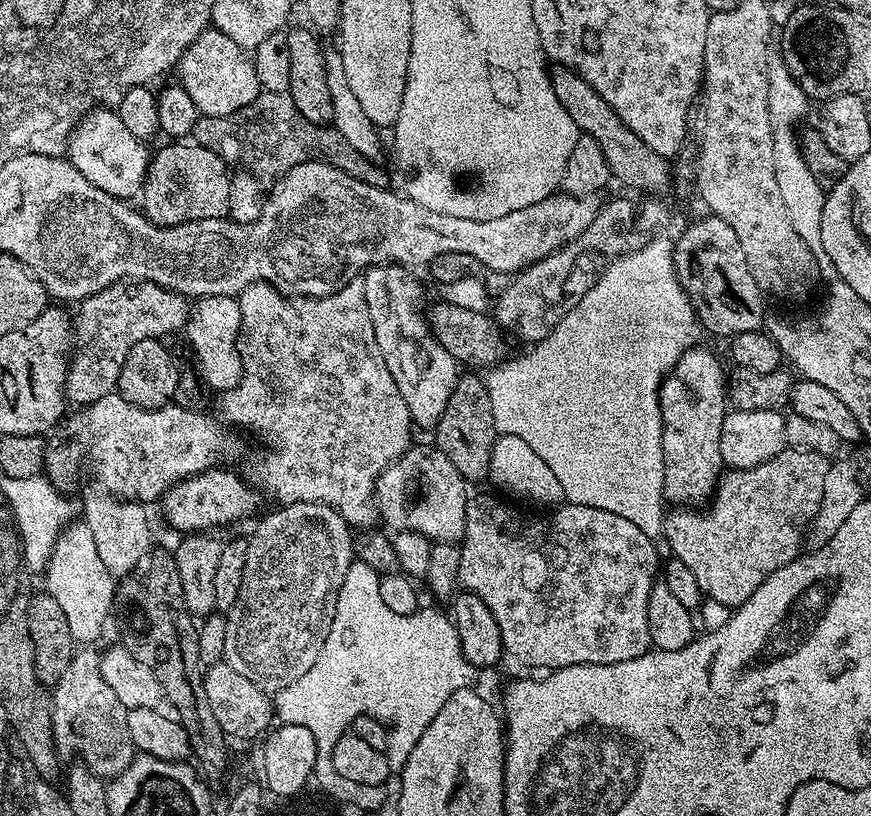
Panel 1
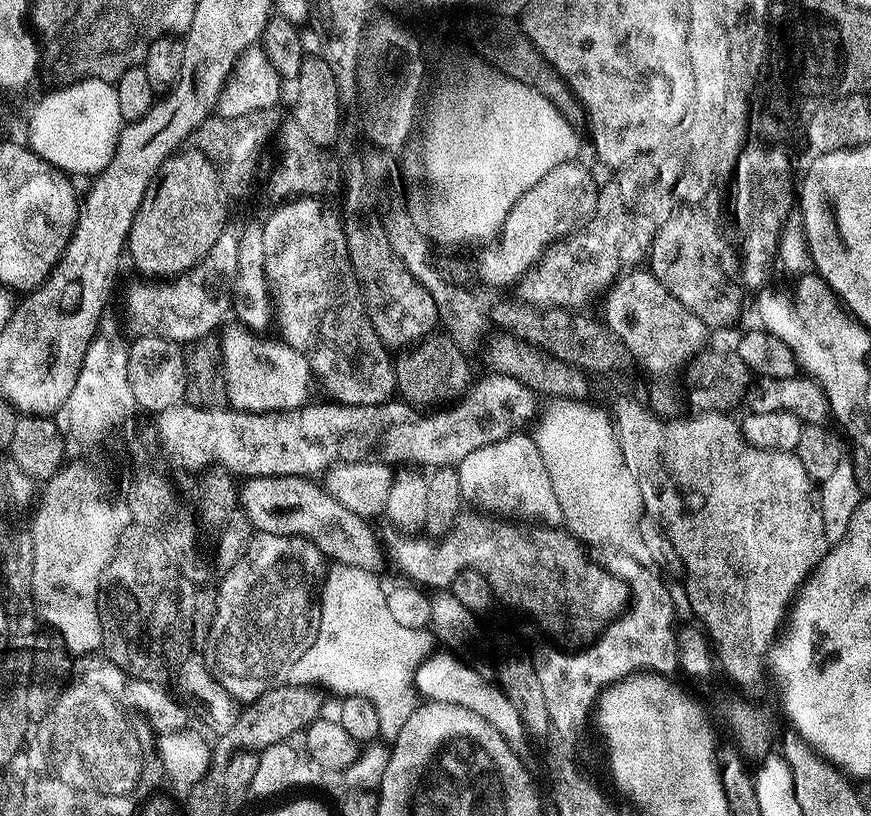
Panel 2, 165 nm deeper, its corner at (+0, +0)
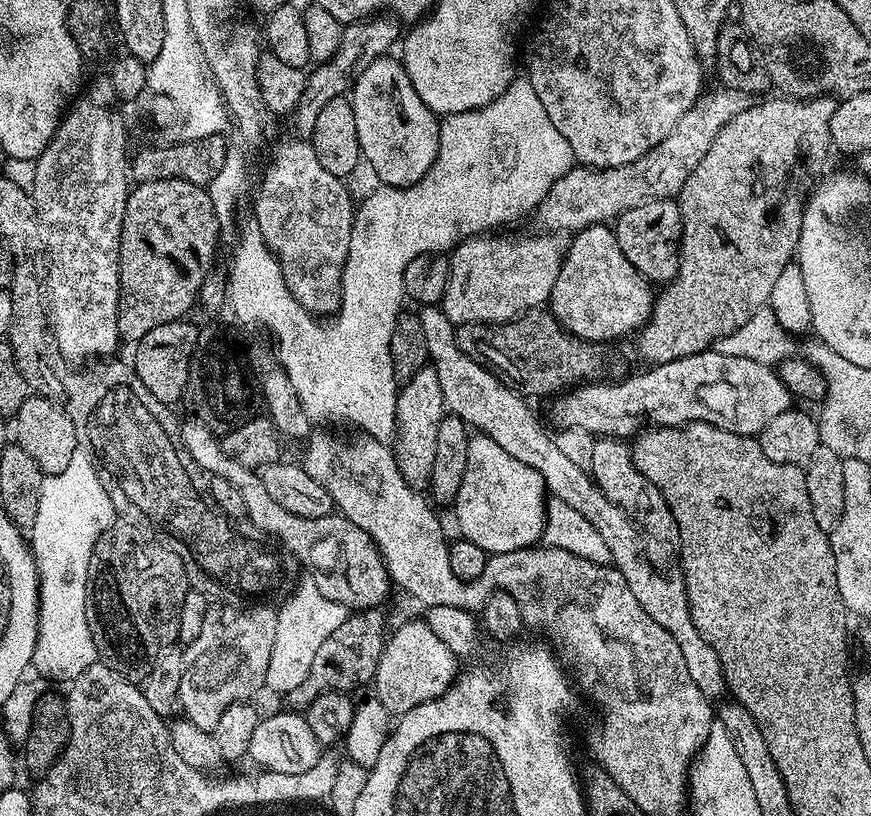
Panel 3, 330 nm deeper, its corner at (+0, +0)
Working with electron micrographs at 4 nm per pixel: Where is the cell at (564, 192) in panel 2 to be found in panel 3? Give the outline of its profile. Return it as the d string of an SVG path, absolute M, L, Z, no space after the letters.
M500 234L461 240L451 249L450 278L442 309L446 318L455 326L506 324L551 301L562 259L562 248L552 241L555 239L548 234L516 236L513 240L496 235Z

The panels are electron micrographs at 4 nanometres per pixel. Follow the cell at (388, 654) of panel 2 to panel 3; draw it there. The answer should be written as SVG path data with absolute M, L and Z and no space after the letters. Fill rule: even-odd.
M304 578L304 581L293 590L292 597L284 605L279 605L276 613L274 650L270 652L270 666L266 668L264 679L267 691L285 694L301 685L302 680L310 672L310 666L314 665L314 654L318 654L322 642L330 638L326 626L328 612L338 612L338 622L346 622L346 618L350 615L349 609L338 602L330 602L330 598L323 596L311 578ZM316 614L320 616L318 634L316 634Z

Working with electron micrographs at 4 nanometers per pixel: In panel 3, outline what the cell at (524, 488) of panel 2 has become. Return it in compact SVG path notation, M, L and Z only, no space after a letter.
M476 434L469 439L466 474L462 474L462 484L452 503L463 539L481 546L488 555L533 547L544 532L545 507L542 474L516 461L488 436Z

